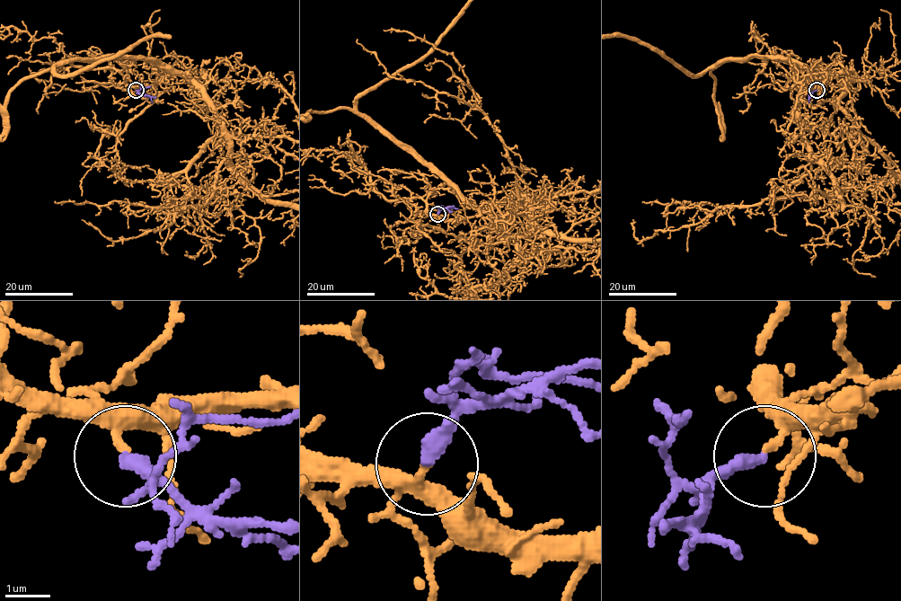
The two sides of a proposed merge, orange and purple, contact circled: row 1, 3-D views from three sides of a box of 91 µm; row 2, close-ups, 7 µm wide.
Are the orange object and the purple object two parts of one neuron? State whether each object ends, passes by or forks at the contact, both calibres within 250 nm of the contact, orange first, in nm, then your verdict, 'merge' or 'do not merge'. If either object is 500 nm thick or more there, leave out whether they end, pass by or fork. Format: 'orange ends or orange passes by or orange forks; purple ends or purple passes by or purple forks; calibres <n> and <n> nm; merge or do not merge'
orange passes by; purple ends; calibres 170 and 340 nm; merge

